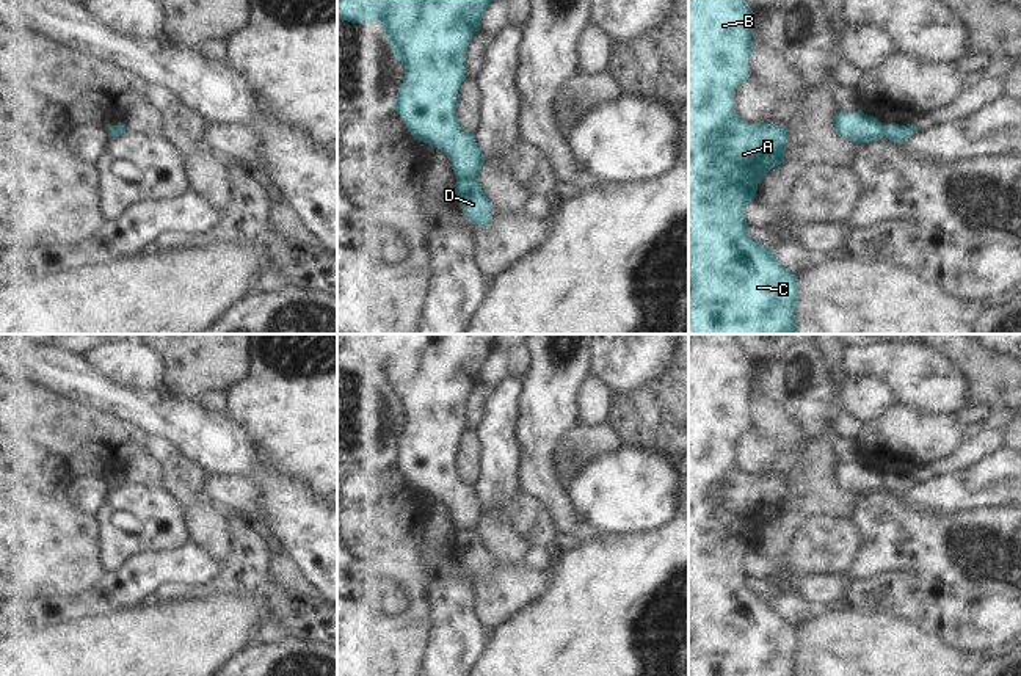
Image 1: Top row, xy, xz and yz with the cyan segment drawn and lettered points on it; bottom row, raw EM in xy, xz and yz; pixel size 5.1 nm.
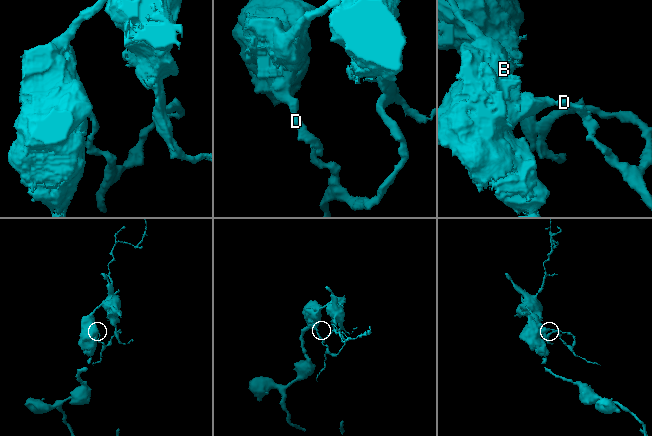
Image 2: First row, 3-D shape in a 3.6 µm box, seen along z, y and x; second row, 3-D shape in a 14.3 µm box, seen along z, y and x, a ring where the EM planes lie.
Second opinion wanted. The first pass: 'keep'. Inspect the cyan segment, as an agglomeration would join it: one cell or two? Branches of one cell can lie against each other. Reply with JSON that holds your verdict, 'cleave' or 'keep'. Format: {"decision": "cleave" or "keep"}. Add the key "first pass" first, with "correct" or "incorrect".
{"first pass": "incorrect", "decision": "cleave"}

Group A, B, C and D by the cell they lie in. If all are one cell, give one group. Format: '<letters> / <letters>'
A B C / D

